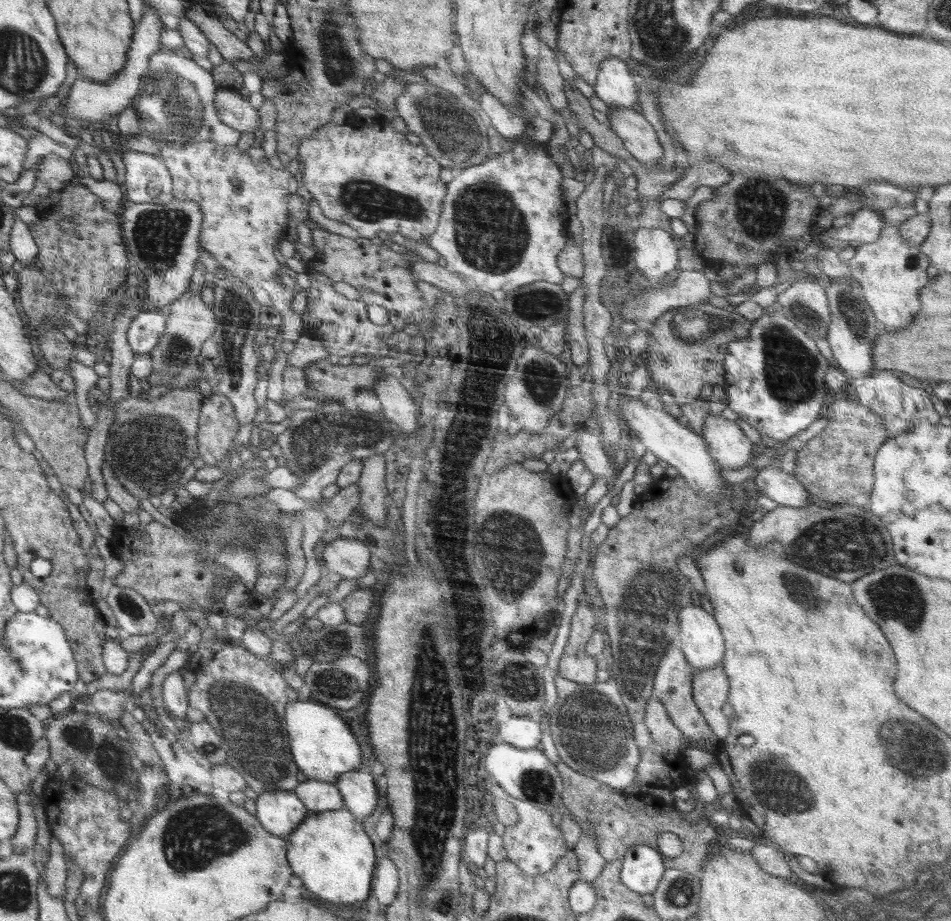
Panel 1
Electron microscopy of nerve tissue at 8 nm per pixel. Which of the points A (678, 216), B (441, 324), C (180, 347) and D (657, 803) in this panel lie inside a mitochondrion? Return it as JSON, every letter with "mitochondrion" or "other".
{"A":"other","B":"other","C":"mitochondrion","D":"other"}

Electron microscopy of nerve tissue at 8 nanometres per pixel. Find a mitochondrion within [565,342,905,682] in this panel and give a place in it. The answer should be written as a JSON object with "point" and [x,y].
{"point":[819,545]}

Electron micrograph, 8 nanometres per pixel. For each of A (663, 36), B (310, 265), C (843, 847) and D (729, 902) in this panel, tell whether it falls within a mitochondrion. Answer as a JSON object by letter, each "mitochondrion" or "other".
{"A":"mitochondrion","B":"other","C":"other","D":"other"}

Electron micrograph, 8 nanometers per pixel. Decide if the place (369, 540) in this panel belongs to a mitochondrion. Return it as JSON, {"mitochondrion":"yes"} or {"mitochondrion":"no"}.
{"mitochondrion":"no"}

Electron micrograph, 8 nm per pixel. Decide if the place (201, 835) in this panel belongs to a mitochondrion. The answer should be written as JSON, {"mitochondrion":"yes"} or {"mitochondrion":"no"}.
{"mitochondrion":"yes"}

